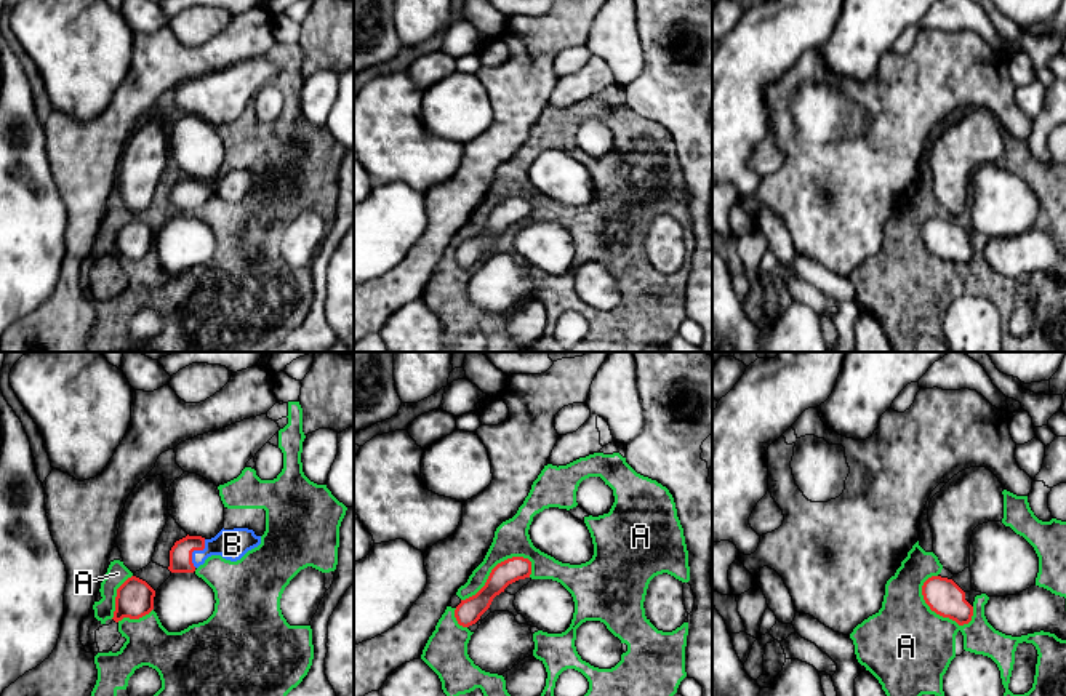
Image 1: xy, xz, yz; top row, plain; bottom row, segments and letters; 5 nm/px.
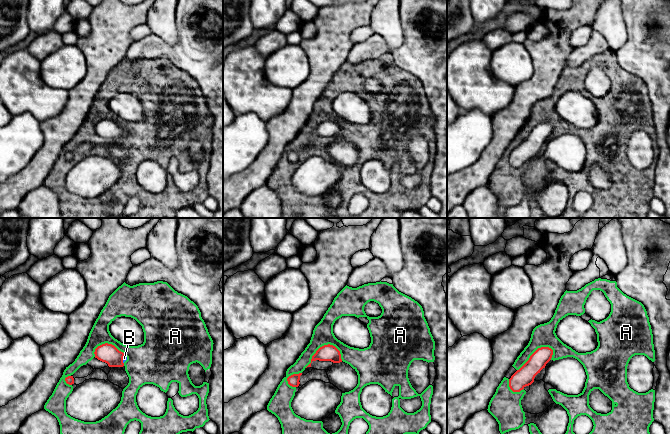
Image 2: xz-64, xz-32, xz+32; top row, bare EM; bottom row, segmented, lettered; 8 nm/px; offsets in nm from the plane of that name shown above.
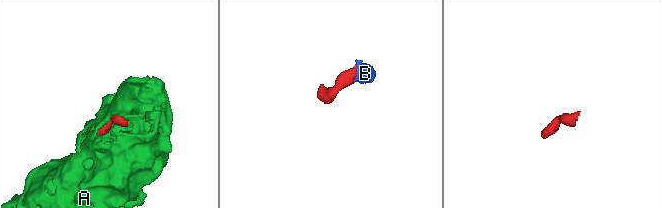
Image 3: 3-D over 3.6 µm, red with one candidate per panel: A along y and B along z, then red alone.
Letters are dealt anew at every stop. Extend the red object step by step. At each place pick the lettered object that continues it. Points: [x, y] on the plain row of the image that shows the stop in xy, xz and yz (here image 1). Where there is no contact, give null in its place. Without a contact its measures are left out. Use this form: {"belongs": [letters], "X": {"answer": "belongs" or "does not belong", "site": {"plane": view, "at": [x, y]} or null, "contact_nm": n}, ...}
{"belongs": ["B"], "A": {"answer": "does not belong", "site": {"plane": "yz", "at": [932, 252]}, "contact_nm": 320}, "B": {"answer": "belongs", "site": {"plane": "xy", "at": [194, 191]}, "contact_nm": 160}}

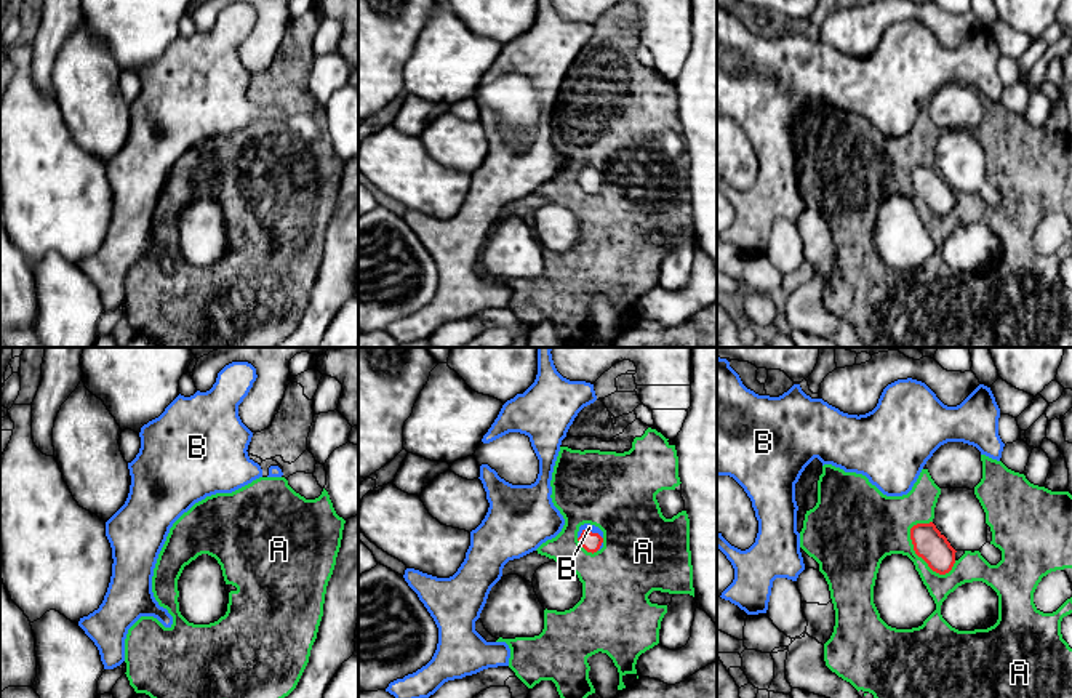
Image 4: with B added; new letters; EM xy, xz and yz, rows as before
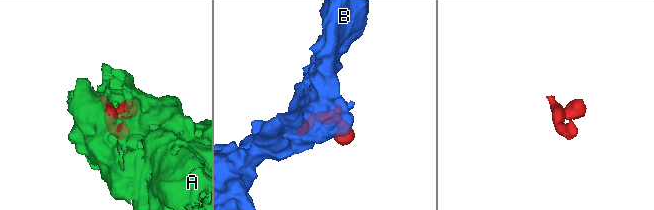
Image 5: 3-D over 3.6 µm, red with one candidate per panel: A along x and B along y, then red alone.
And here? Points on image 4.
{"belongs": ["B"], "A": {"answer": "does not belong", "site": {"plane": "yz", "at": [920, 197]}, "contact_nm": 300}, "B": {"answer": "belongs", "site": {"plane": "xz", "at": [591, 173]}, "contact_nm": 130}}

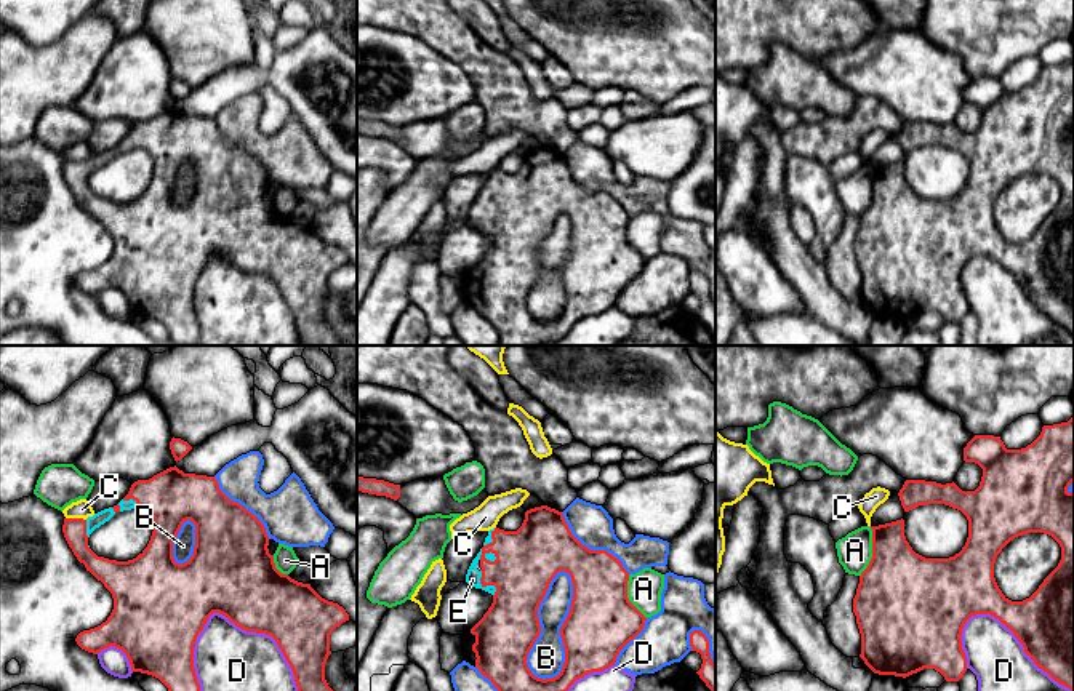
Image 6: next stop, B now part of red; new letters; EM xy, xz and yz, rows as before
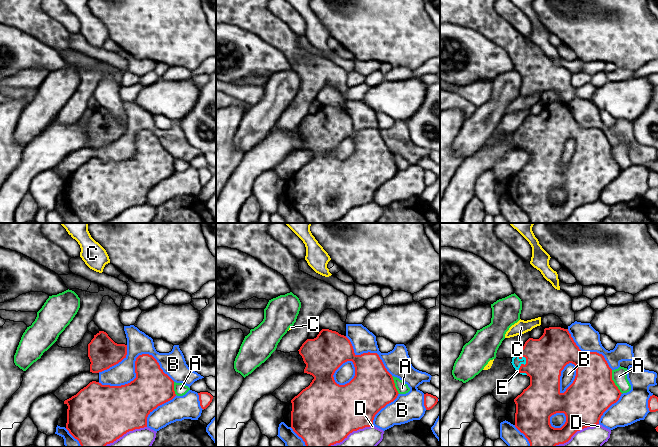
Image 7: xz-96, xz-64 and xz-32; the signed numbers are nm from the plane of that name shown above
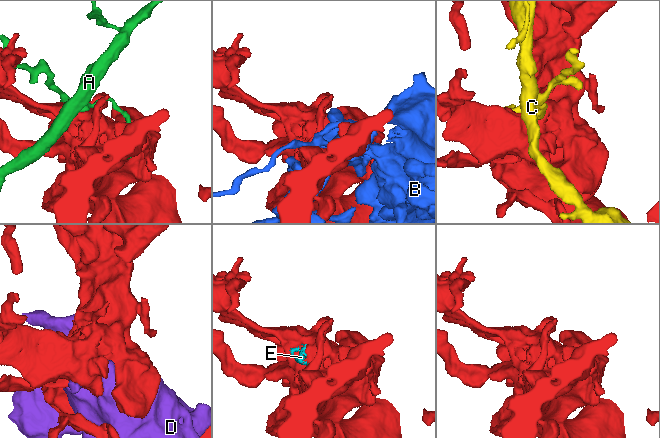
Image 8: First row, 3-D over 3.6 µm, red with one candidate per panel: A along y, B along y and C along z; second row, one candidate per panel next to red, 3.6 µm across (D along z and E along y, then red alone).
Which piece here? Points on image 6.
{"belongs": ["E"], "A": {"answer": "does not belong", "site": {"plane": "yz", "at": [873, 194]}, "contact_nm": 260}, "B": {"answer": "does not belong", "site": {"plane": "xz", "at": [561, 271]}, "contact_nm": 550}, "C": {"answer": "does not belong", "site": {"plane": "xy", "at": [76, 160]}, "contact_nm": 110}, "D": {"answer": "does not belong", "site": {"plane": "xy", "at": [272, 279]}, "contact_nm": 650}, "E": {"answer": "belongs", "site": {"plane": "xz", "at": [485, 227]}, "contact_nm": 150}}

